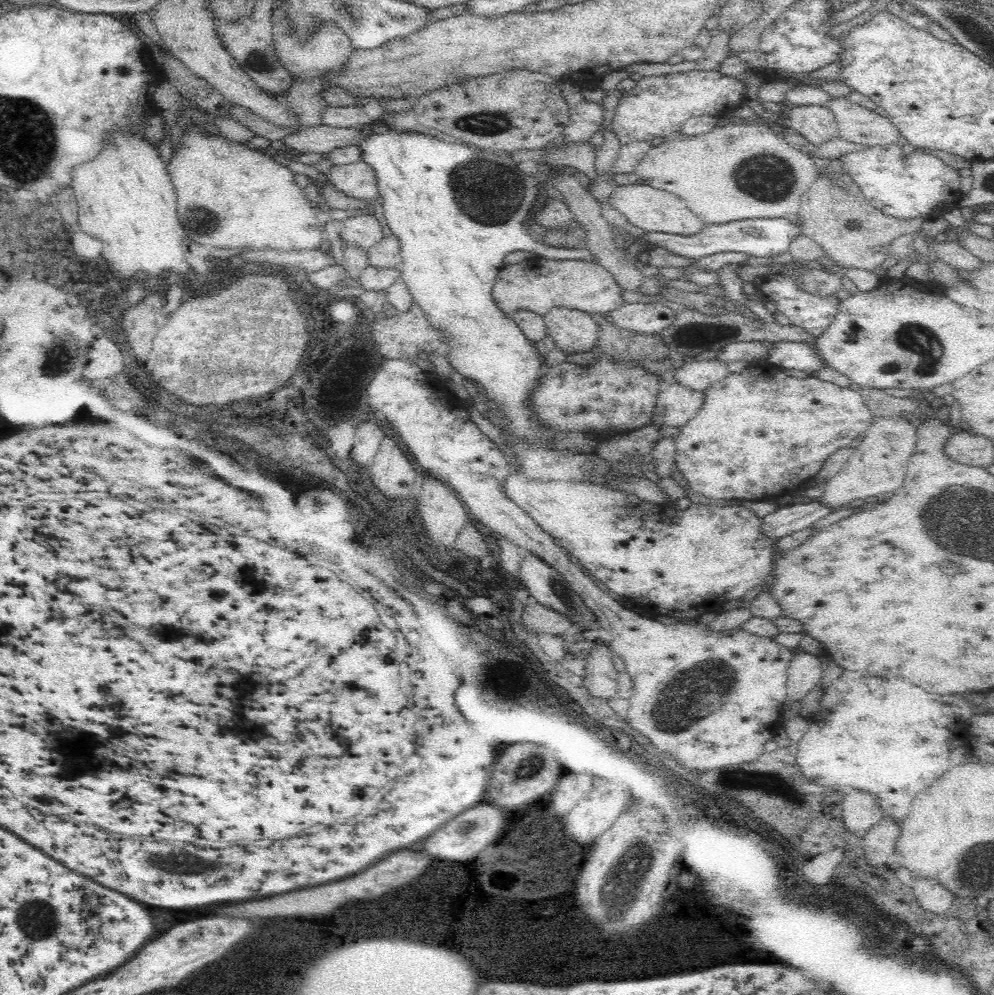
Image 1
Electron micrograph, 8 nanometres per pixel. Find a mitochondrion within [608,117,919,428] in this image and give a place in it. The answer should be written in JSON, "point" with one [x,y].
{"point":[762,180]}

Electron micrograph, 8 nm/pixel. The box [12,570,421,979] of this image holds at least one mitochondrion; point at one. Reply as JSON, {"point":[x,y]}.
{"point":[39,920]}

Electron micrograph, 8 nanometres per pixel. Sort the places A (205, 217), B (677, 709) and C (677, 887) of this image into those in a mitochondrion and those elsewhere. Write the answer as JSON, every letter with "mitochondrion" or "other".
{"A":"mitochondrion","B":"mitochondrion","C":"other"}

